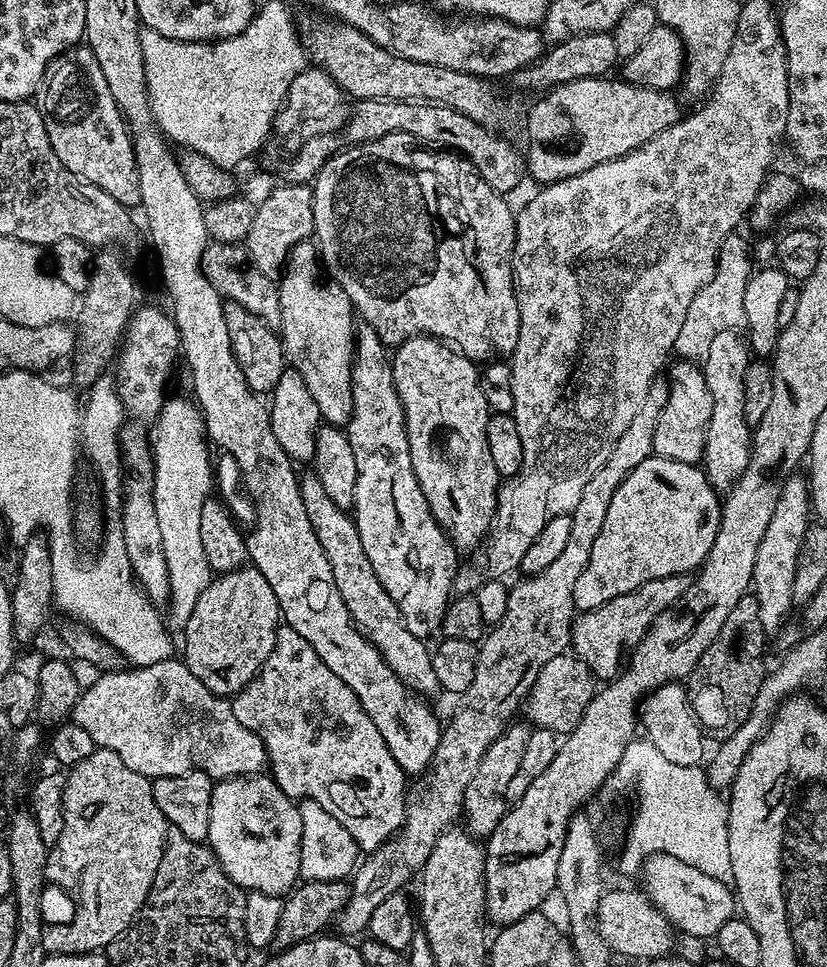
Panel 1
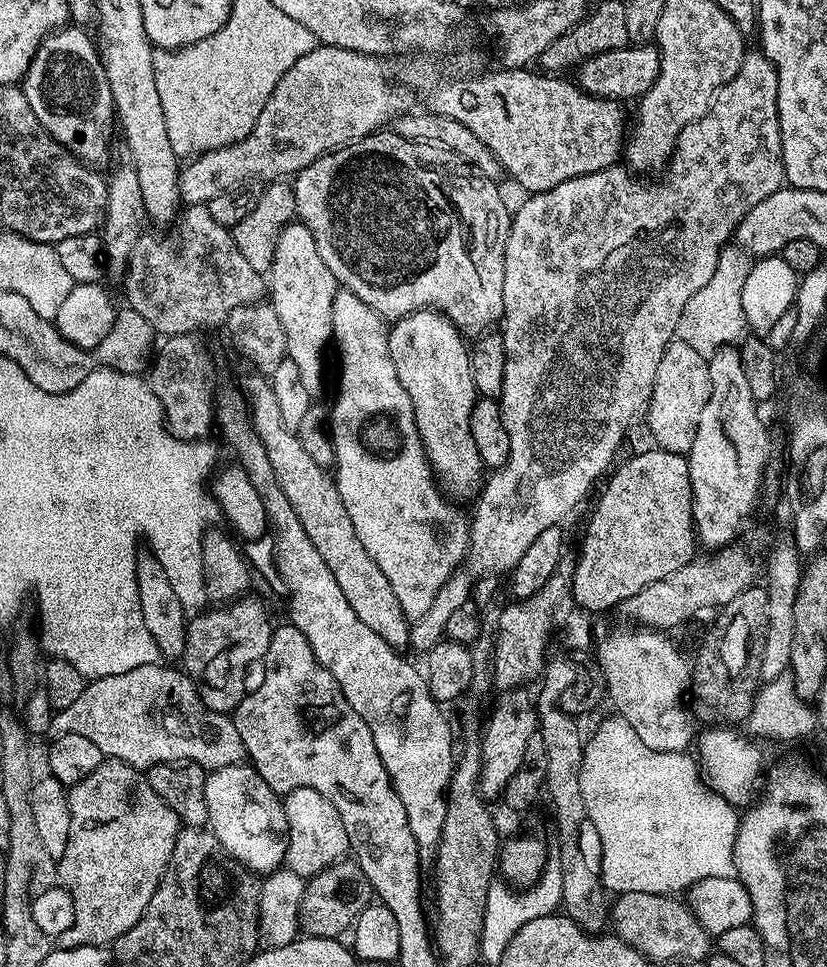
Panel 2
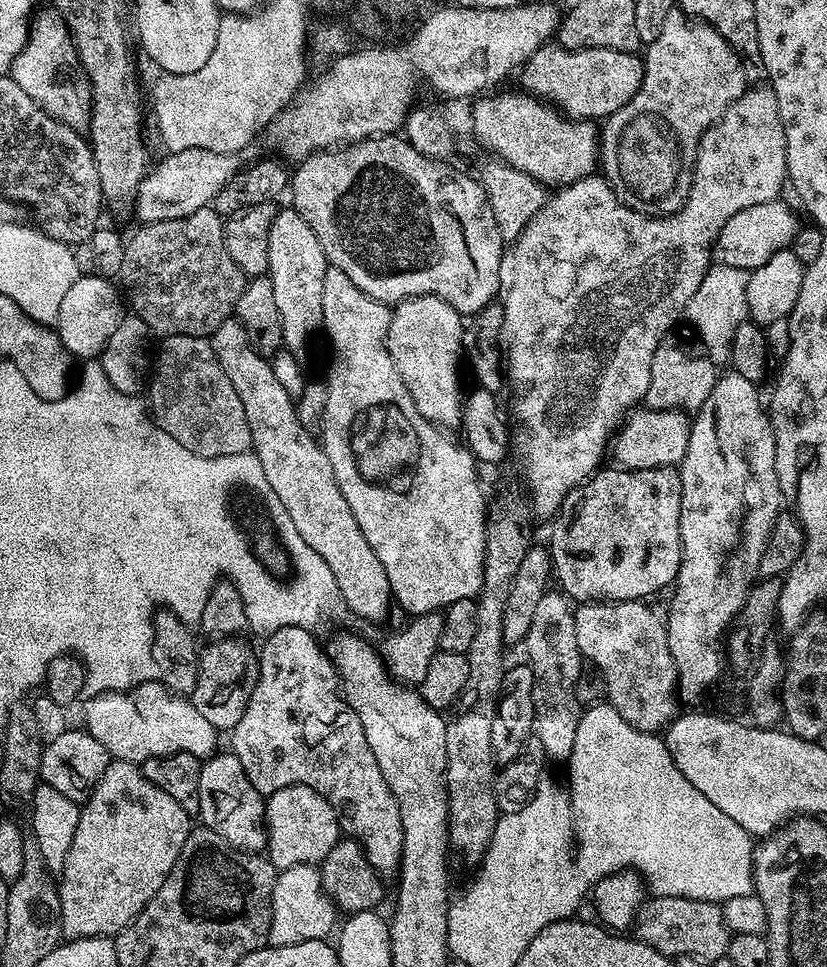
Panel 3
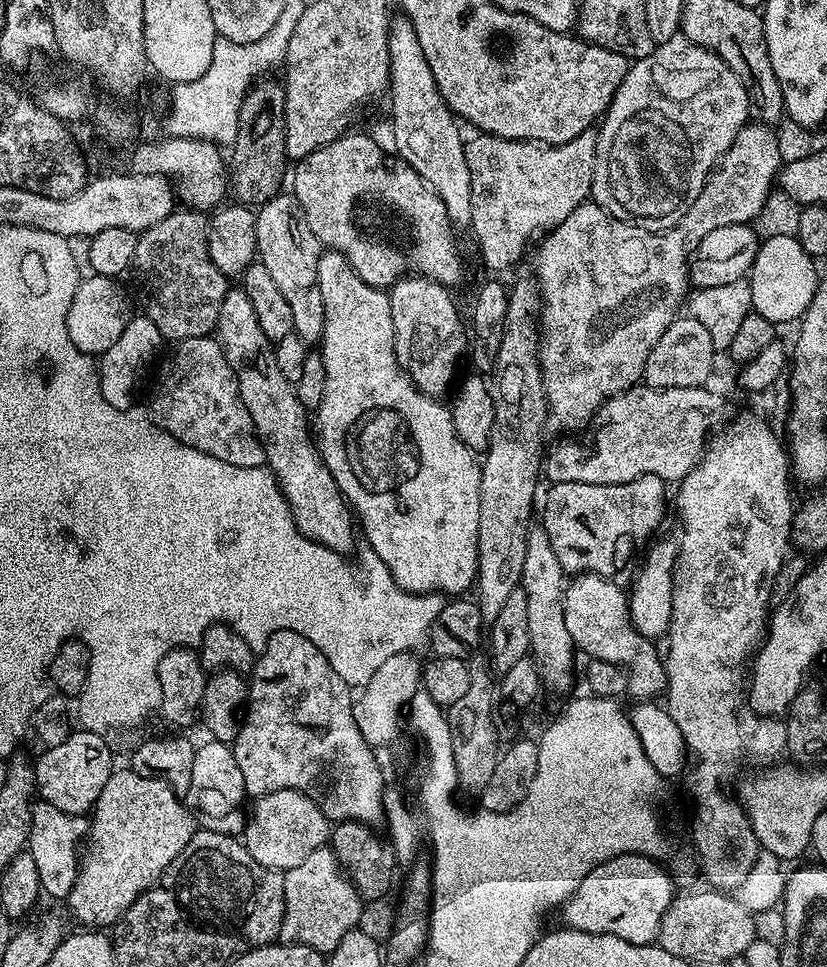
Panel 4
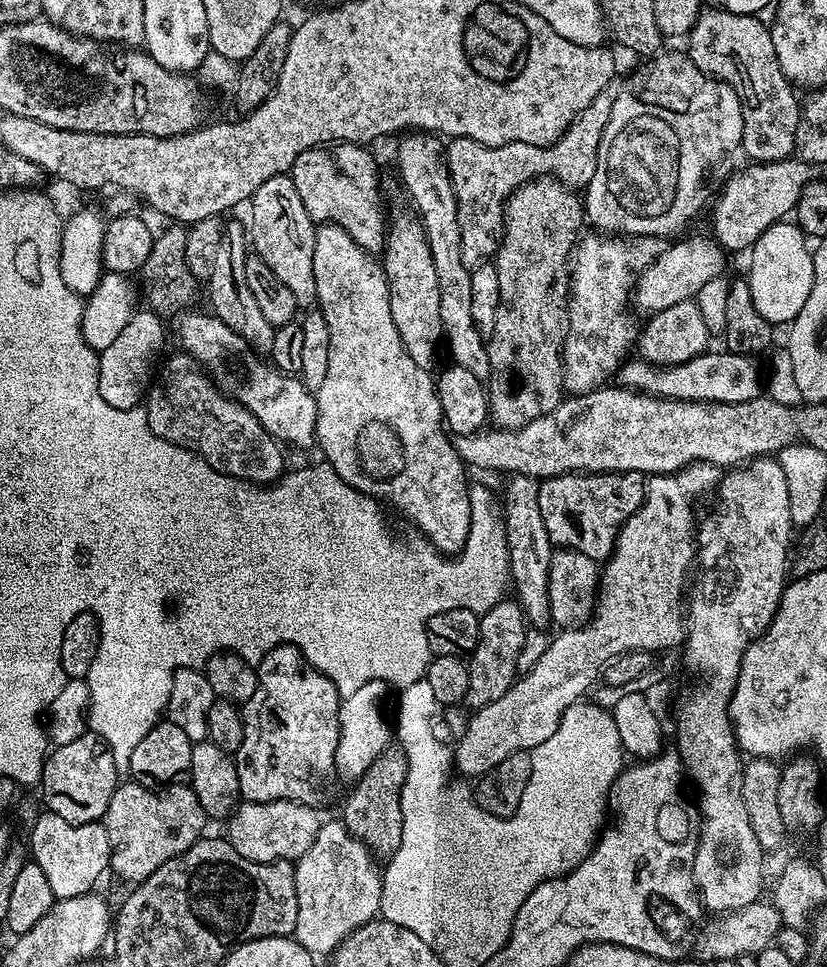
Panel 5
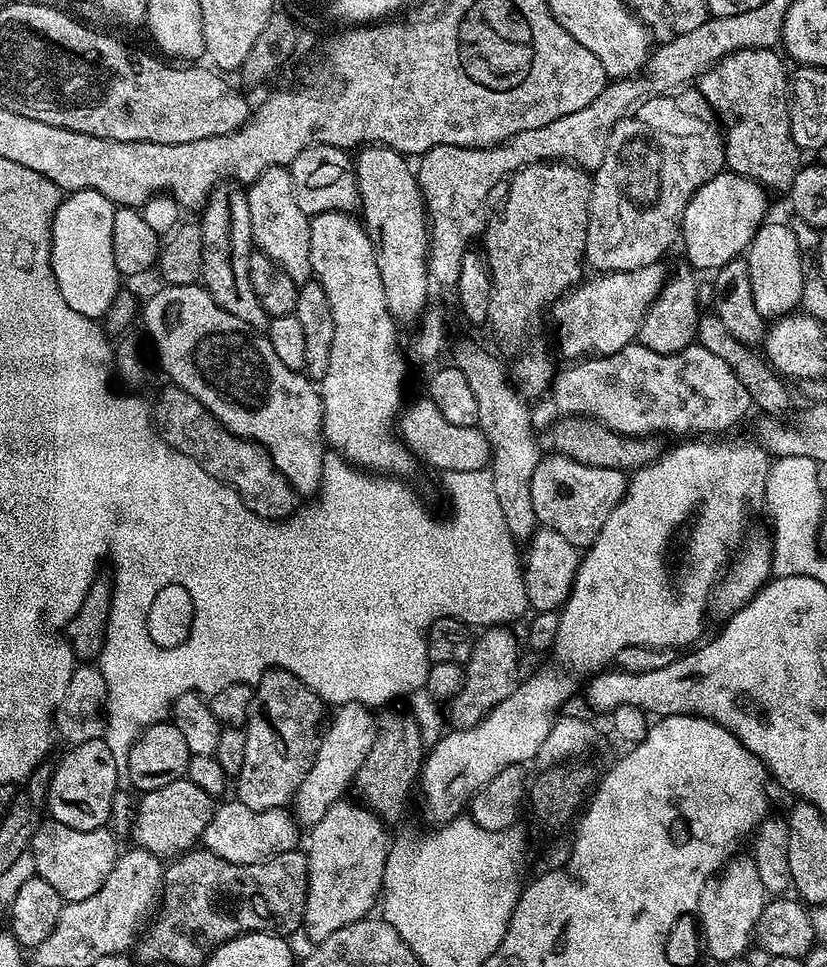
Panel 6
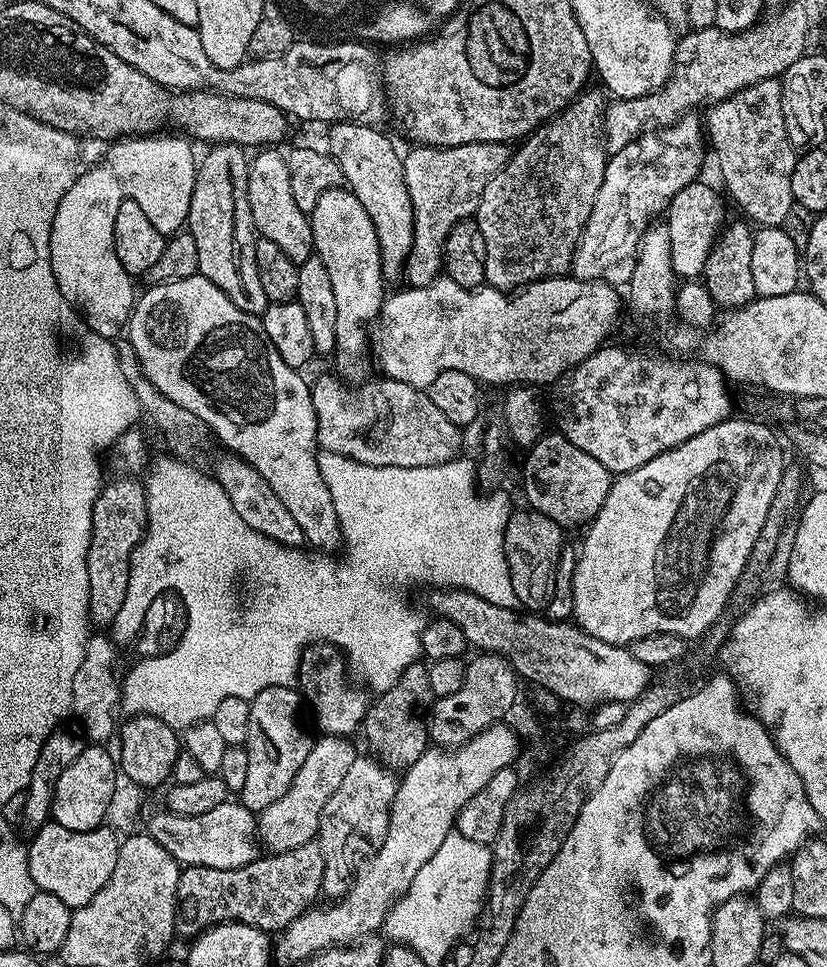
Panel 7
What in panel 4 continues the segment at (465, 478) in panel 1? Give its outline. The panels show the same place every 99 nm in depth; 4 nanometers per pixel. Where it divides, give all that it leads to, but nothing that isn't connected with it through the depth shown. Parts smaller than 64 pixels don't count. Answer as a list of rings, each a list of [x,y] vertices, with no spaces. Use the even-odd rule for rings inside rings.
[[[419,274],[403,276],[388,292],[390,318],[394,318],[394,350],[398,362],[414,381],[417,390],[437,398],[443,397],[442,394],[448,387],[453,387],[457,379],[456,367],[460,364],[460,355],[464,356],[466,352],[466,324],[465,321],[464,324],[460,321],[460,312],[448,292],[451,291],[445,285]]]

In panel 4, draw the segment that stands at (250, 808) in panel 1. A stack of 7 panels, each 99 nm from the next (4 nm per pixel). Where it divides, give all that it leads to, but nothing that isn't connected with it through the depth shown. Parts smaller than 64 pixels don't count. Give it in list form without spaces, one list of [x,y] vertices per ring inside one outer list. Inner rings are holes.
[[[211,738],[205,741],[204,745],[196,748],[194,770],[190,773],[190,790],[187,793],[196,823],[209,832],[239,837],[246,823],[245,809],[240,809],[246,801],[242,770],[238,770],[238,762],[229,745]]]

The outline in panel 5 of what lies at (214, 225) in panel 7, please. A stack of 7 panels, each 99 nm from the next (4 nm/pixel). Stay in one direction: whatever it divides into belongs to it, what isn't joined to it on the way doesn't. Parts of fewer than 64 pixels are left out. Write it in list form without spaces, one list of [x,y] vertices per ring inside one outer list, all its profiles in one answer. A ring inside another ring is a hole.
[[[240,224],[223,225],[220,245],[214,254],[208,272],[208,300],[212,303],[211,315],[217,316],[226,326],[230,326],[257,353],[271,353],[276,329],[262,315],[258,301],[246,282],[246,258],[250,255],[250,244],[246,239],[246,228]]]

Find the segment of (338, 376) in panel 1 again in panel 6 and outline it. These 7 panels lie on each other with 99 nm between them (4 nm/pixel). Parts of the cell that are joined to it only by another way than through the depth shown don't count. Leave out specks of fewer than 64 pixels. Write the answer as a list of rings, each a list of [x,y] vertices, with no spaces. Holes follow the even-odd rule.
[[[287,167],[271,168],[246,188],[250,206],[252,243],[266,258],[278,262],[297,286],[313,279],[310,262],[310,218],[294,202],[294,182]]]

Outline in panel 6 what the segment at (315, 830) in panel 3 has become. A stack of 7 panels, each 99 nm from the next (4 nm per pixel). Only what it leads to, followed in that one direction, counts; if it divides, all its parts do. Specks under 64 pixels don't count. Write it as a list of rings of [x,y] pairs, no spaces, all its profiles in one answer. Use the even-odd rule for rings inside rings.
[[[235,798],[229,800],[229,804],[224,804],[221,808],[219,805],[213,811],[202,837],[203,847],[218,858],[235,864],[253,864],[259,860],[266,860],[269,856],[293,851],[299,845],[296,844],[299,840],[301,843],[302,832],[300,836],[301,829],[291,811],[275,808],[255,812]]]

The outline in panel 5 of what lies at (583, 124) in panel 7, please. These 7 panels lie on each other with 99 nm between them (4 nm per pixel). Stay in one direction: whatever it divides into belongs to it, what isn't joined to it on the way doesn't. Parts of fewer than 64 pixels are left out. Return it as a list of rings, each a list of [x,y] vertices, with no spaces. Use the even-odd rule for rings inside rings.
[[[537,176],[536,179],[524,184],[504,206],[504,235],[500,238],[500,246],[496,250],[494,263],[498,270],[498,308],[497,317],[494,321],[493,336],[486,340],[488,345],[488,357],[490,358],[490,372],[486,381],[488,389],[488,414],[491,423],[500,430],[515,430],[534,422],[534,418],[550,414],[565,399],[564,387],[564,339],[568,333],[568,298],[570,295],[570,257],[572,249],[576,247],[576,241],[581,235],[586,224],[586,213],[581,200],[573,189],[568,188],[562,181],[553,176]]]

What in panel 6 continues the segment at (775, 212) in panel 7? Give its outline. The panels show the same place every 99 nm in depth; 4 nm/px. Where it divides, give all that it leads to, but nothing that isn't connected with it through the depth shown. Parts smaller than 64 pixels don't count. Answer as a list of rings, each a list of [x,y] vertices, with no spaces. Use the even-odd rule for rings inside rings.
[[[743,48],[731,52],[729,56],[713,64],[698,77],[700,93],[716,113],[724,137],[724,163],[727,171],[750,178],[764,185],[765,189],[791,189],[794,174],[802,166],[802,149],[796,145],[790,130],[790,110],[788,109],[789,69],[784,69],[785,61],[780,61],[781,53],[771,48]]]

